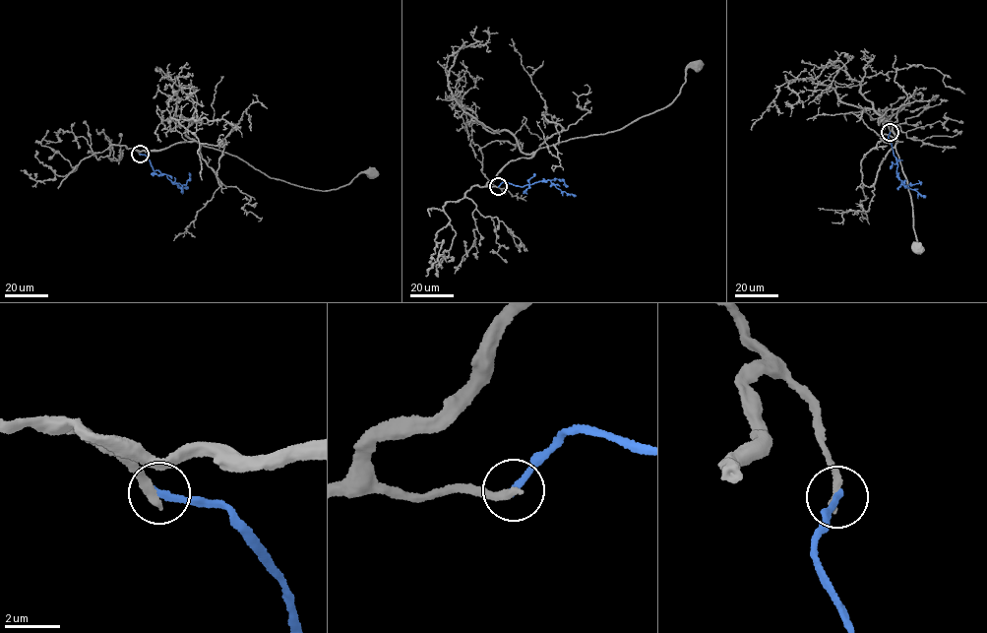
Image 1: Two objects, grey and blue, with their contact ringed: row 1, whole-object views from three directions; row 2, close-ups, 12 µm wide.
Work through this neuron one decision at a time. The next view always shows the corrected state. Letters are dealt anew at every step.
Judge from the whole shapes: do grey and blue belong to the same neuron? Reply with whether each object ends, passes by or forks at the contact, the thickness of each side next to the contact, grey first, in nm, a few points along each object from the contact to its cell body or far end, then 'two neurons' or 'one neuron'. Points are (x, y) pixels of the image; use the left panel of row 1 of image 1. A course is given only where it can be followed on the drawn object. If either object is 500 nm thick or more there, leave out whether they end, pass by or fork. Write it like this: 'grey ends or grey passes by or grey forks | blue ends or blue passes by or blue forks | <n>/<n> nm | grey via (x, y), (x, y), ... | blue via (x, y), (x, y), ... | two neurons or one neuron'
grey ends | blue ends | 340/240 nm | grey via (140, 154), (133, 149), (149, 152), (197, 141), (237, 156), (269, 176), (320, 190), (371, 173) | blue via (140, 154), (147, 157), (154, 170), (177, 183), (178, 188), (188, 188) | two neurons

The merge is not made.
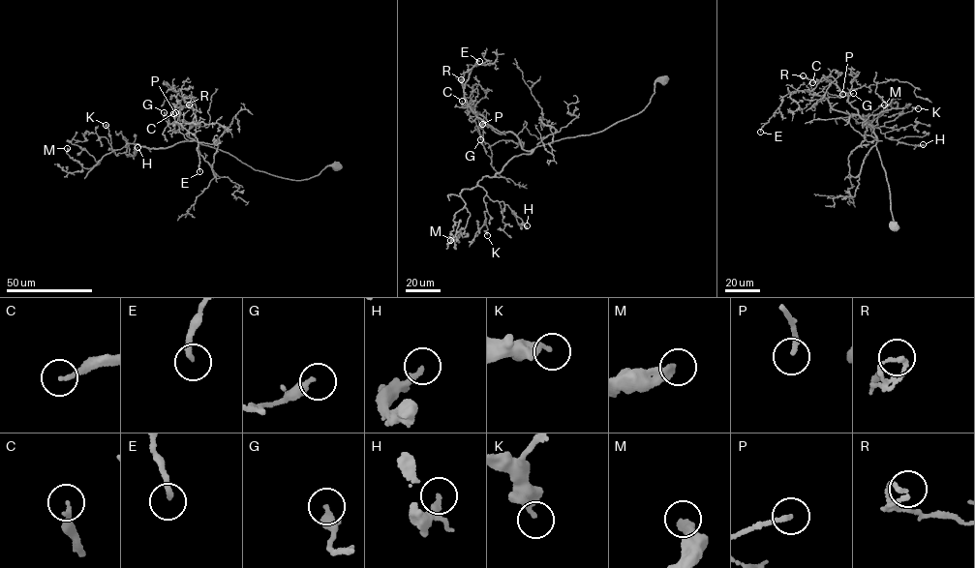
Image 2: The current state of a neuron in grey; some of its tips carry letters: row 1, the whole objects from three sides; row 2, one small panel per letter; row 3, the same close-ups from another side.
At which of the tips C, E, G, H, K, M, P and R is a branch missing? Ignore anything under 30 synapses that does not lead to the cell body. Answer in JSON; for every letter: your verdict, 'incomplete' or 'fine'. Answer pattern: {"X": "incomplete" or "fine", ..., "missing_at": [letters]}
{"C": "fine", "E": "fine", "G": "fine", "H": "fine", "K": "fine", "M": "fine", "P": "fine", "R": "fine", "missing_at": []}

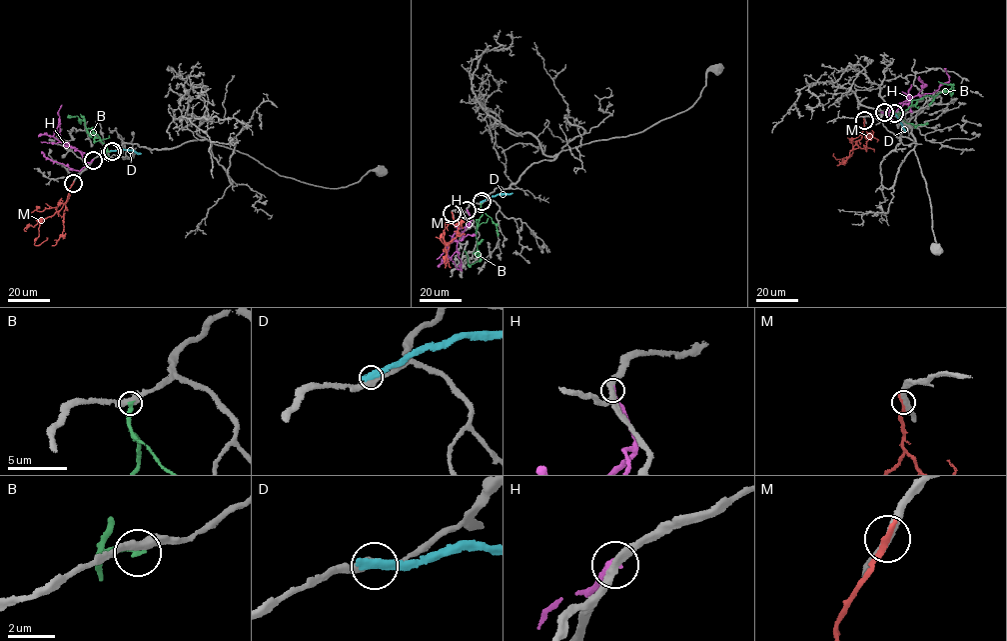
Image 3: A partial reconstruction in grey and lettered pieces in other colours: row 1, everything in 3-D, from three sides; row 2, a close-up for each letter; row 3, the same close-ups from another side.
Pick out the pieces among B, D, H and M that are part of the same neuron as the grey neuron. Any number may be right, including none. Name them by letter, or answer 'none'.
none

